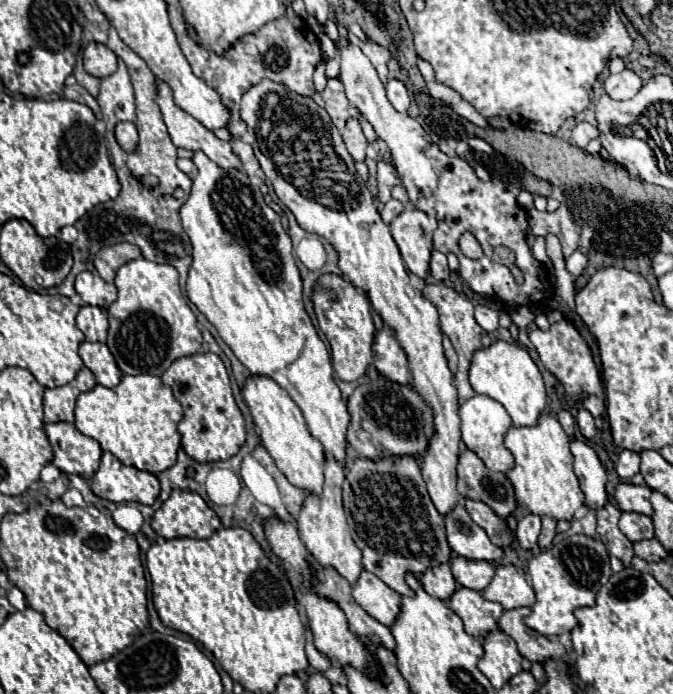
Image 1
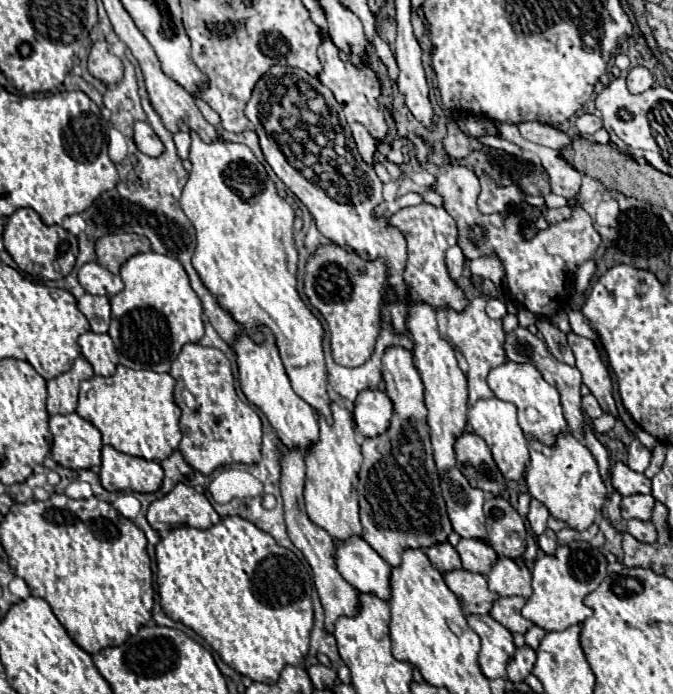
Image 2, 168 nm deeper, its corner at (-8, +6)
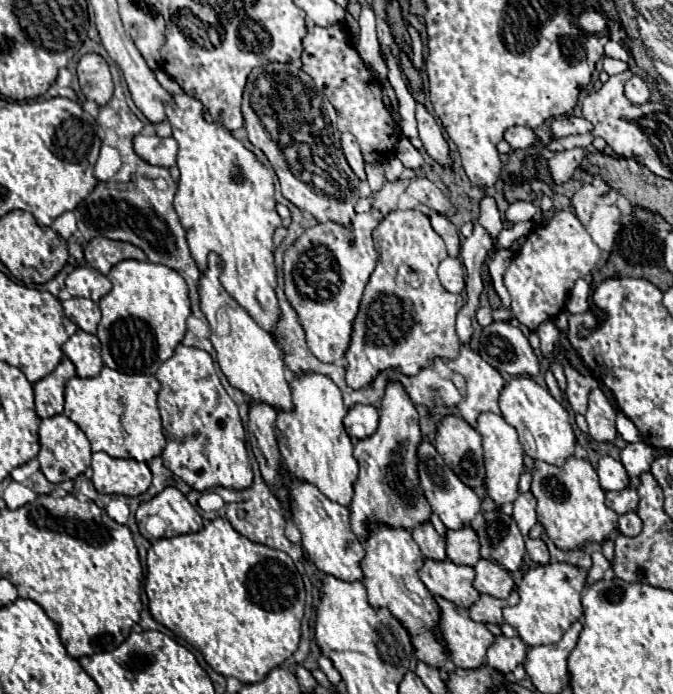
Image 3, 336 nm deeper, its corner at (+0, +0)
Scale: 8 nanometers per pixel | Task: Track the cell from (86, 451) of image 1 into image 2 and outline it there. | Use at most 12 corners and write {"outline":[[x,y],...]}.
{"outline":[[77,412],[51,416],[51,458],[101,464],[101,434]]}

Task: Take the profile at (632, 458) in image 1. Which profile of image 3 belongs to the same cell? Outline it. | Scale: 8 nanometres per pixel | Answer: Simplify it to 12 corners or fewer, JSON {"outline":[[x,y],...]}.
{"outline":[[645,442],[627,444],[621,462],[629,476],[649,472],[653,452]]}

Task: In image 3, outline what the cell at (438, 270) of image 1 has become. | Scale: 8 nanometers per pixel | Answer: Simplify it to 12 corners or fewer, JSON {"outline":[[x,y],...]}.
{"outline":[[447,256],[439,264],[445,290],[465,288],[465,270],[459,258]]}

